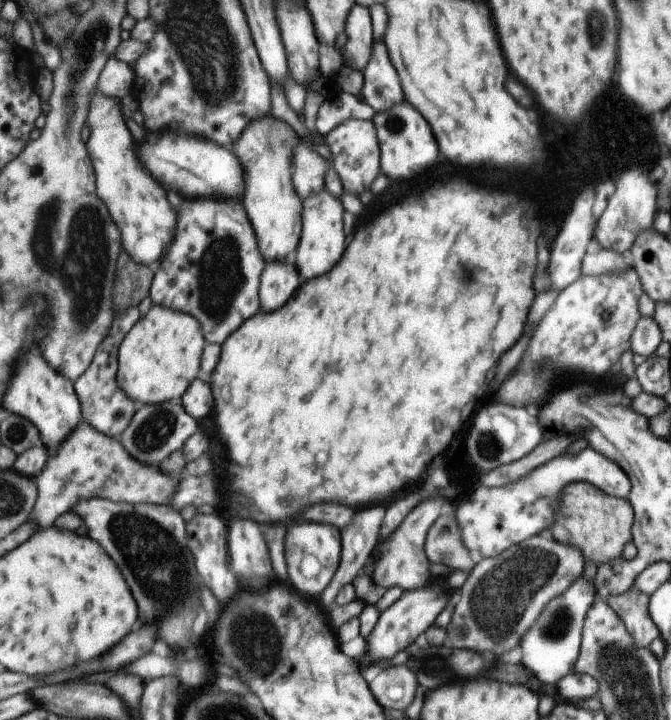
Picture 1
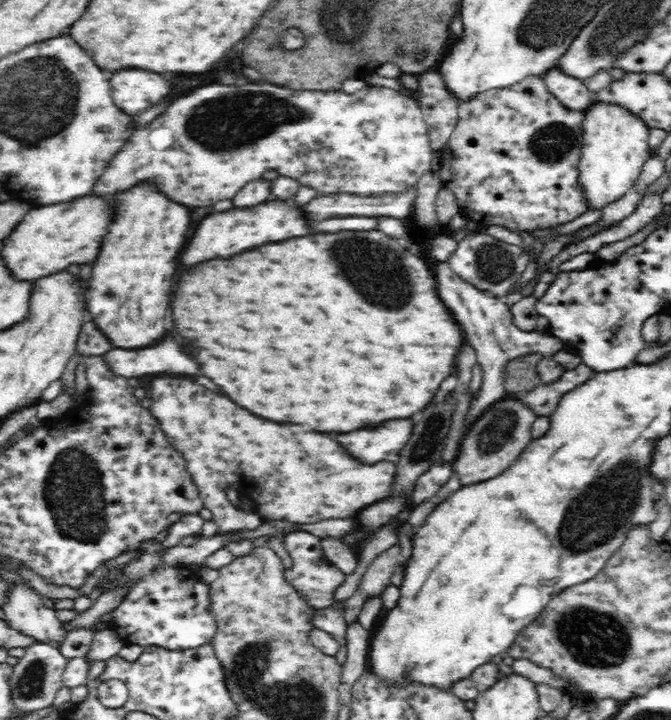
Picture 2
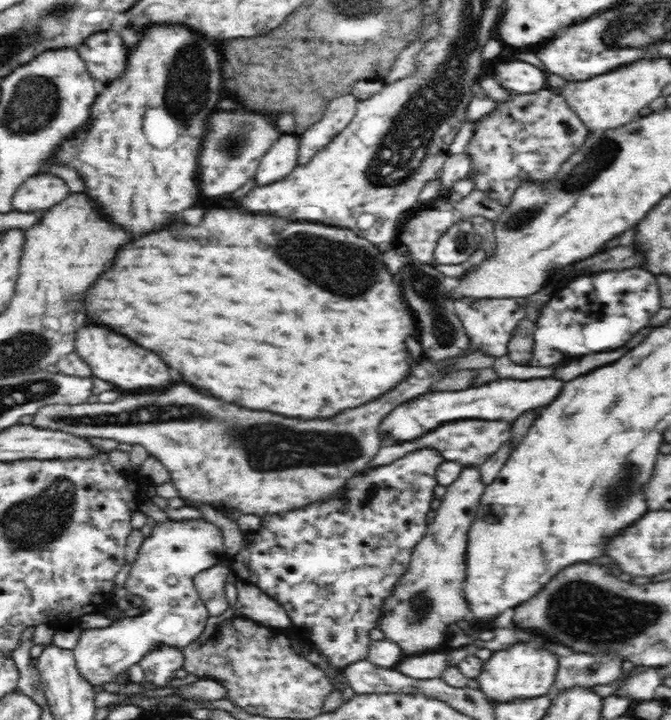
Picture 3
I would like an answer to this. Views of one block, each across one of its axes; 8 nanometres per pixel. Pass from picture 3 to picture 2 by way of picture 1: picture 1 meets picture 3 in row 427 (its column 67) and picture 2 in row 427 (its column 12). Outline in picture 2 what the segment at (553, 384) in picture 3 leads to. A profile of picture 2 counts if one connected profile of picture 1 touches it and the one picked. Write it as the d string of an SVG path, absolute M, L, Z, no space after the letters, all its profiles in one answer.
M410 420L390 422L382 430L358 430L358 434L336 434L336 442L362 464L378 464L382 460L394 462L392 454L400 454L412 432Z

